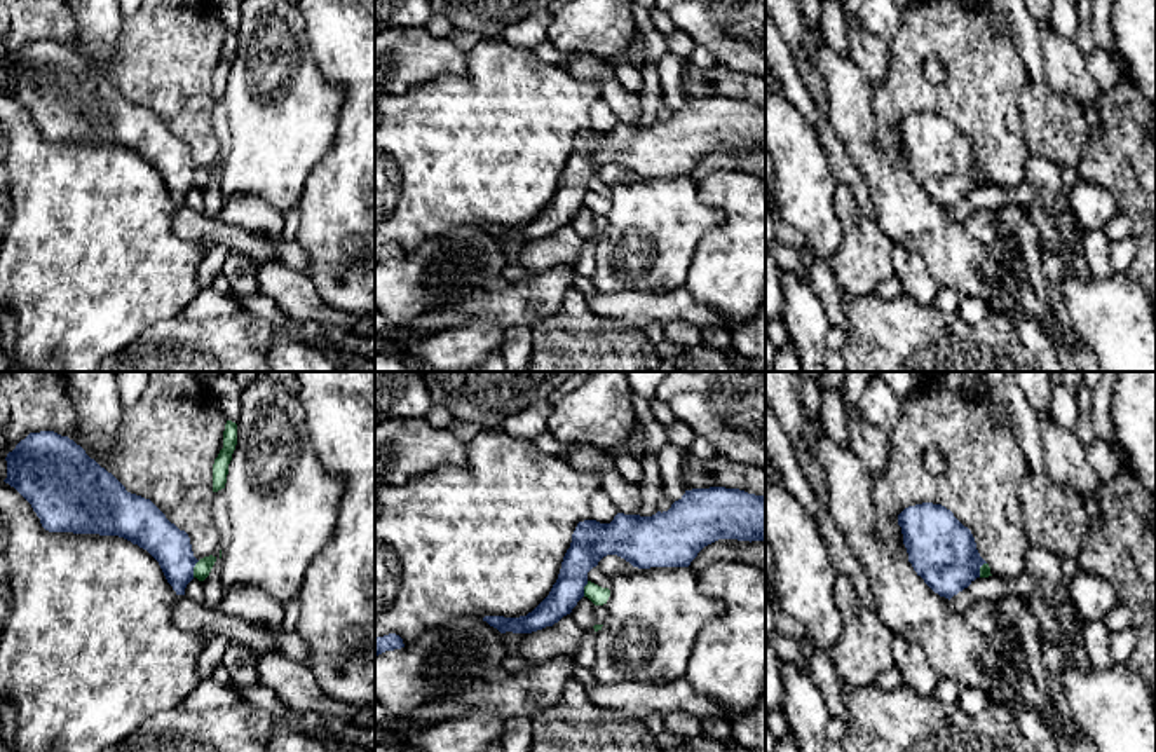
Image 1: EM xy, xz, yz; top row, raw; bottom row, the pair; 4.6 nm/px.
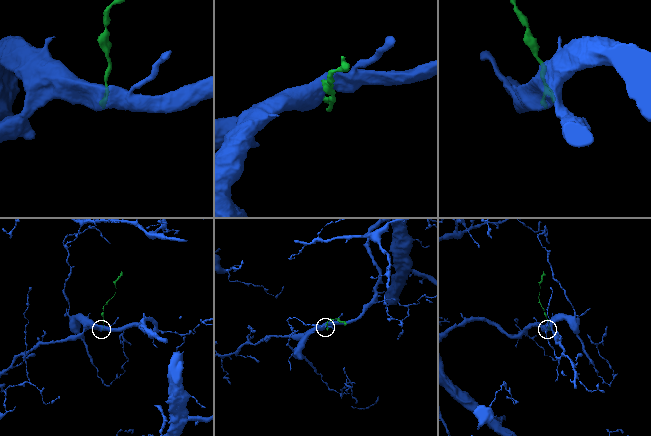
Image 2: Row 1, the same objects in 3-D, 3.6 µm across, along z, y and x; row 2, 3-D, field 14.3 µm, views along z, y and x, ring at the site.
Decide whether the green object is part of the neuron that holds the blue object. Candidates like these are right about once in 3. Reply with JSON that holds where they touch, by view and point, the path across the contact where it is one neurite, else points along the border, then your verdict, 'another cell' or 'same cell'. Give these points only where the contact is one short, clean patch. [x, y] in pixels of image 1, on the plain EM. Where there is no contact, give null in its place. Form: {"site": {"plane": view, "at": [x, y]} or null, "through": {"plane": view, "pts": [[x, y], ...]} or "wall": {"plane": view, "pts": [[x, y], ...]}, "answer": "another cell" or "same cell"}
{"site": {"plane": "xy", "at": [192, 178]}, "wall": {"plane": "xy", "pts": [[199, 170], [192, 185]]}, "answer": "another cell"}

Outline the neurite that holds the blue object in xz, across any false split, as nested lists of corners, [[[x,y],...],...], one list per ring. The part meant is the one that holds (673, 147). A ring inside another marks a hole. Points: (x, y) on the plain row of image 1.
[[[725,96],[692,98],[685,99],[668,120],[657,120],[652,126],[617,122],[610,133],[600,133],[596,129],[579,131],[549,204],[527,225],[485,225],[483,230],[500,243],[532,243],[553,236],[563,225],[570,223],[584,206],[588,181],[603,166],[617,164],[638,178],[689,176],[704,155],[718,148],[765,150],[765,105]]]

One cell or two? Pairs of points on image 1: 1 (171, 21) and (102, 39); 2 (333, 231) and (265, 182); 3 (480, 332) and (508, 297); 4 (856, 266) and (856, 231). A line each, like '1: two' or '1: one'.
1: two
2: two
3: two
4: one

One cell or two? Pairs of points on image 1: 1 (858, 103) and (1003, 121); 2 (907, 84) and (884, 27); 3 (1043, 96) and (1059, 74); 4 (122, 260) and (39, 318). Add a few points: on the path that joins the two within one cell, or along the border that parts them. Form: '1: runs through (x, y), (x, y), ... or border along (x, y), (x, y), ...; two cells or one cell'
1: border along (874, 88), (874, 112), (883, 121), (897, 126); two cells
2: border along (902, 18), (895, 37), (888, 44); two cells
3: border along (1045, 79), (1054, 89), (1067, 93), (1081, 109); two cells
4: runs through (102, 262), (95, 262), (60, 297); one cell

